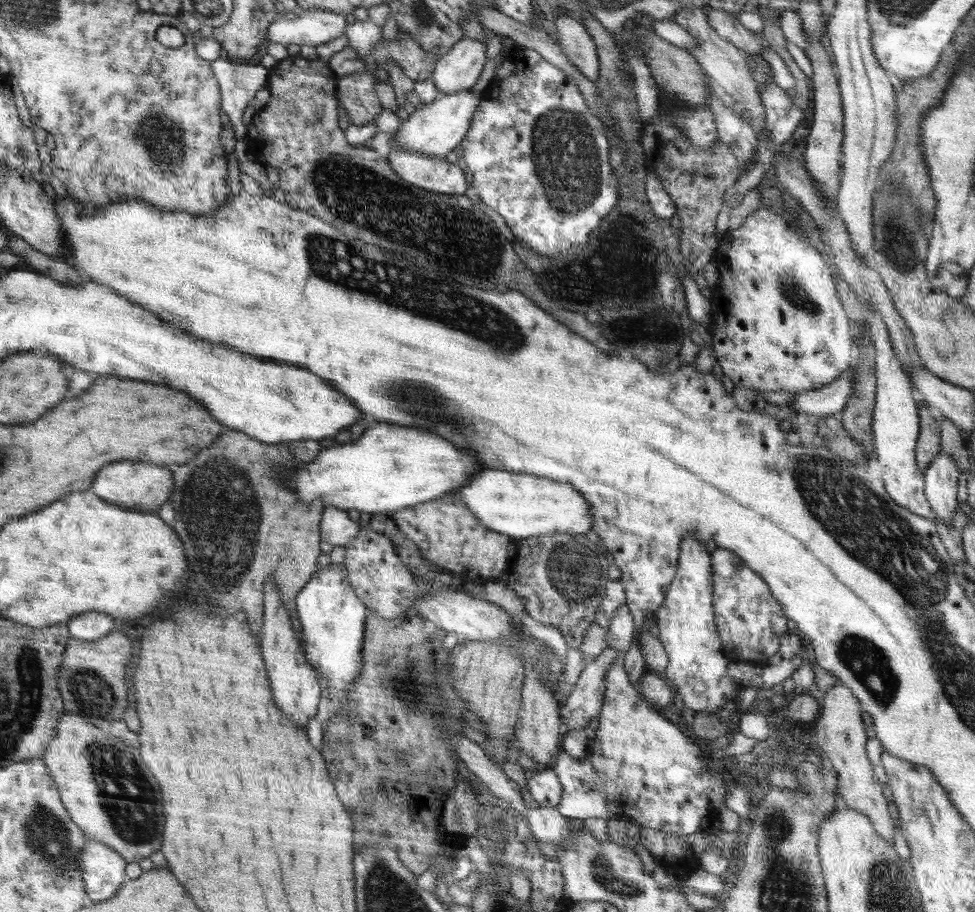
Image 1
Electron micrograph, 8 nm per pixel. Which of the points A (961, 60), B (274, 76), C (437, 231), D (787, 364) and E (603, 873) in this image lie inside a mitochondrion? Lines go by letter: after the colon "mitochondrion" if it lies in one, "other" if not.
A: other
B: other
C: mitochondrion
D: other
E: mitochondrion

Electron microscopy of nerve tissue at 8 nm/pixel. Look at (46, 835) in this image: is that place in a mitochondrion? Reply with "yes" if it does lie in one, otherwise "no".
yes

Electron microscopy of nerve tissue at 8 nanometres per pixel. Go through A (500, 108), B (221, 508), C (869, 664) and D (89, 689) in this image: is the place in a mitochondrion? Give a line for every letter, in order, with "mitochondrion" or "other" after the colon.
A: other
B: mitochondrion
C: mitochondrion
D: mitochondrion

